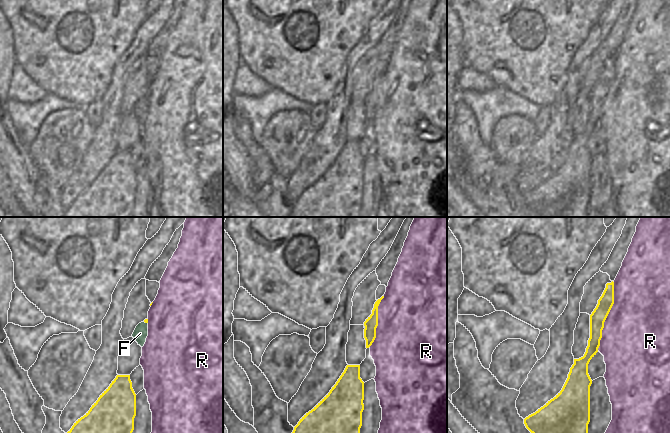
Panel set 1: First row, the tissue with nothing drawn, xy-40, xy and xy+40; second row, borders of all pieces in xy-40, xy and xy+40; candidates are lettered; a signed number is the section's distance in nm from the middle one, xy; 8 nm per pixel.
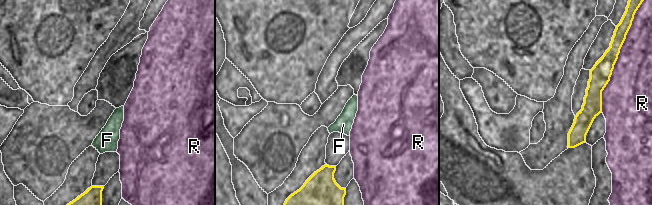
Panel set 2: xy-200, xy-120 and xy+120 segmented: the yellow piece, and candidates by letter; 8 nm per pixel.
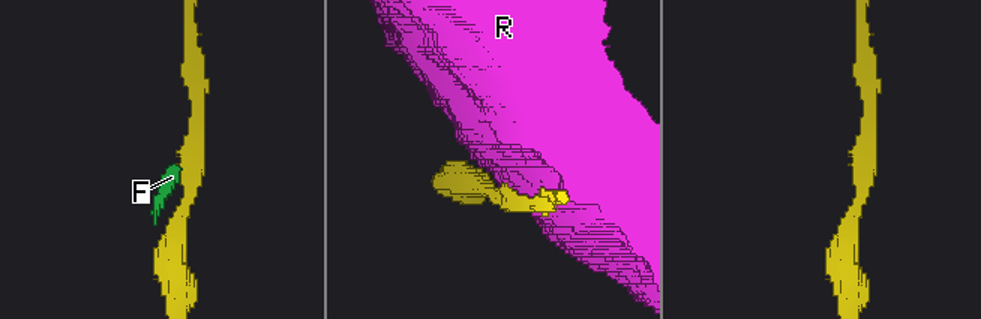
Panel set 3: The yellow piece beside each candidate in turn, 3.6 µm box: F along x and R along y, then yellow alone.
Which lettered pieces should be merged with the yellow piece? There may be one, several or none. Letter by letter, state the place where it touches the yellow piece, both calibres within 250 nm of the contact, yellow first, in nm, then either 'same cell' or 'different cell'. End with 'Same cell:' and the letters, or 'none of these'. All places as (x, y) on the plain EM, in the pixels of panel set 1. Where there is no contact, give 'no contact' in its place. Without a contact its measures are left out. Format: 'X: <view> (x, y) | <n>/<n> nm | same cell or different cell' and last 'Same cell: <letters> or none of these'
F: xy-40 (145, 98) | 30/120 nm | different cell
R: xy+40 (607, 91) | 120/500 nm | different cell
Same cell: none of these

